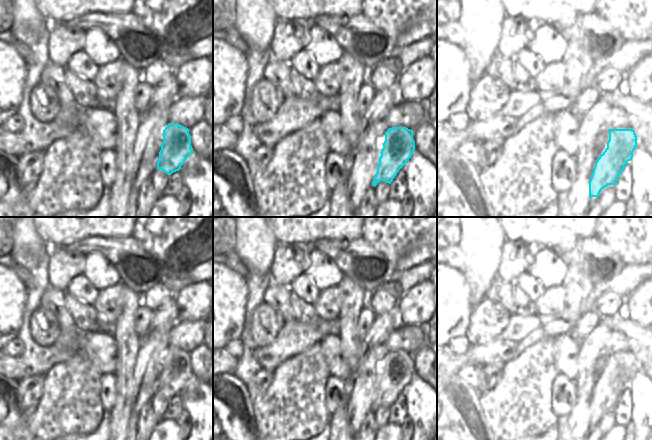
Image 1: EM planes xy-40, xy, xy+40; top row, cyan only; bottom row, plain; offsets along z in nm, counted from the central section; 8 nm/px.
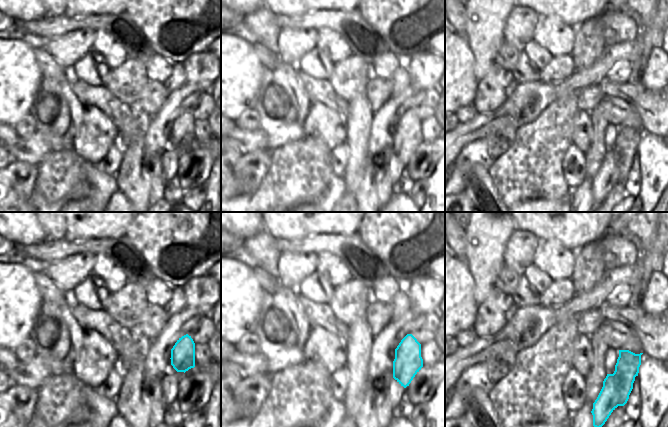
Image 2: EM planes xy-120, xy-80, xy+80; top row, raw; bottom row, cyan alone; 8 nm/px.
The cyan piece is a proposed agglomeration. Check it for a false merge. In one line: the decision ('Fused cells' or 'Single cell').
Fused cells.

